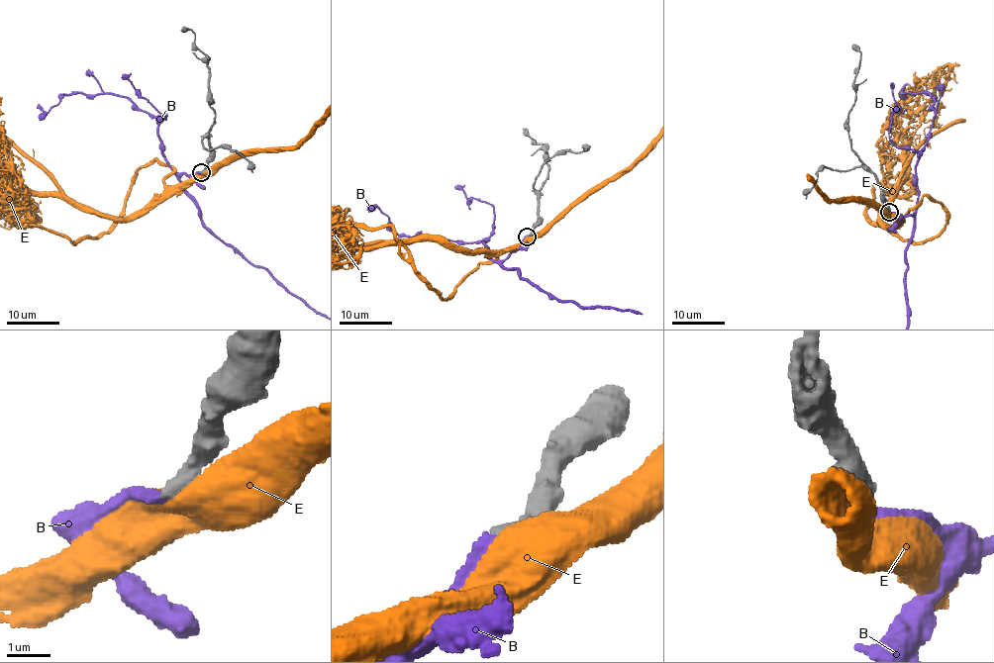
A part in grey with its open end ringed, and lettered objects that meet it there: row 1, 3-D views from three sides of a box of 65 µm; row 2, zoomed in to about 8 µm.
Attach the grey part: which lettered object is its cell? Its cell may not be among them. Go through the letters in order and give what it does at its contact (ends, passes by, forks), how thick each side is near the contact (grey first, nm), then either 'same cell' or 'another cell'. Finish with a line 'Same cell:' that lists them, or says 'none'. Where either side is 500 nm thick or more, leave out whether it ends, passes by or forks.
B: it ends there; 300 nm thick on the grey side, 240 nm on the other; same cell
E: 440 nm thick on the grey side, 700 nm on the other; another cell
Same cell: B

